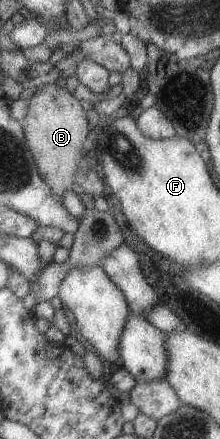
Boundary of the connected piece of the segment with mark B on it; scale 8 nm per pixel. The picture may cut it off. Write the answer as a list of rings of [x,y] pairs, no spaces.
[[[54,84],[41,86],[28,99],[26,116],[20,125],[40,178],[48,185],[53,196],[61,199],[75,183],[77,164],[84,153],[83,140],[89,133],[82,101],[72,97],[64,86],[56,87]]]

